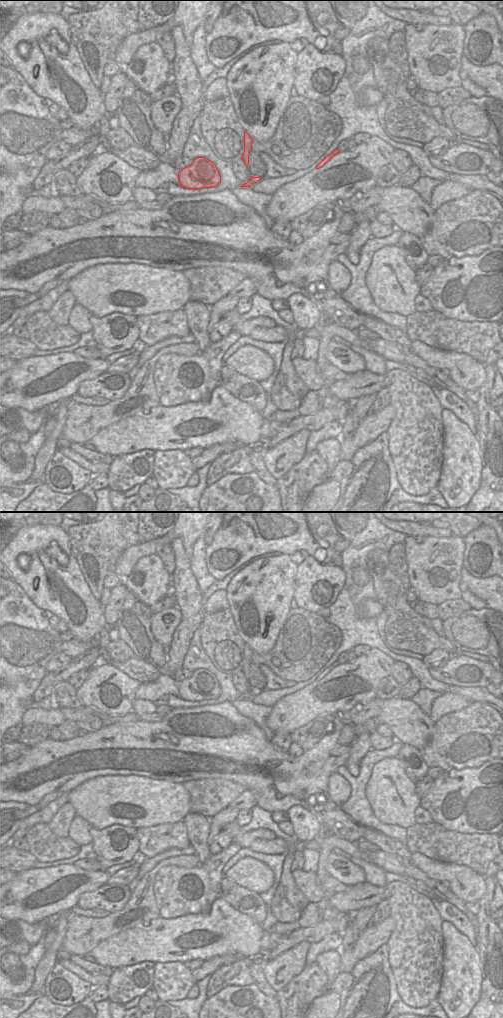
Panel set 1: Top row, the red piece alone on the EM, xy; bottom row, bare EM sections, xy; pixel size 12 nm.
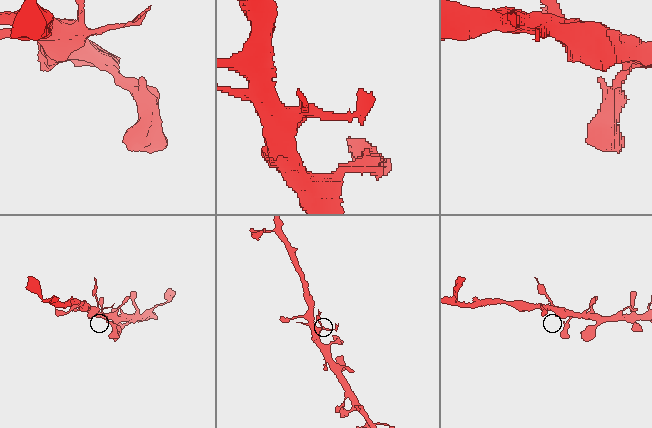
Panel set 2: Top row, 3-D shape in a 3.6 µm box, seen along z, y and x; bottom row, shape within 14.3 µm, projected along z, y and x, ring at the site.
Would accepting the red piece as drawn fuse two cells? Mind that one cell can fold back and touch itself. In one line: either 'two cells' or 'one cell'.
two cells

